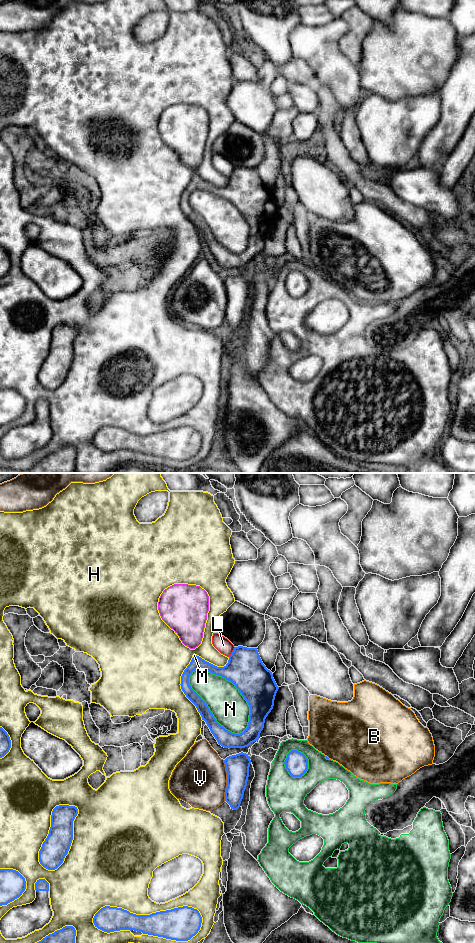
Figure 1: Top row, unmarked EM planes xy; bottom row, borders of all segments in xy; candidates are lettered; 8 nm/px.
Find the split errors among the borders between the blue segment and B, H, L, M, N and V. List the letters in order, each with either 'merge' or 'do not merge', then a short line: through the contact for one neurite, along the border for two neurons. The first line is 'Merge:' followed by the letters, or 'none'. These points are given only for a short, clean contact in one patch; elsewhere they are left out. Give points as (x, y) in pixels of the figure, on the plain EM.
Merge: M
B: do not merge | xy (326, 275), (329, 278)
H: do not merge
L: do not merge
M: merge | xy (197, 183), (194, 177), (194, 175)
N: do not merge
V: do not merge

